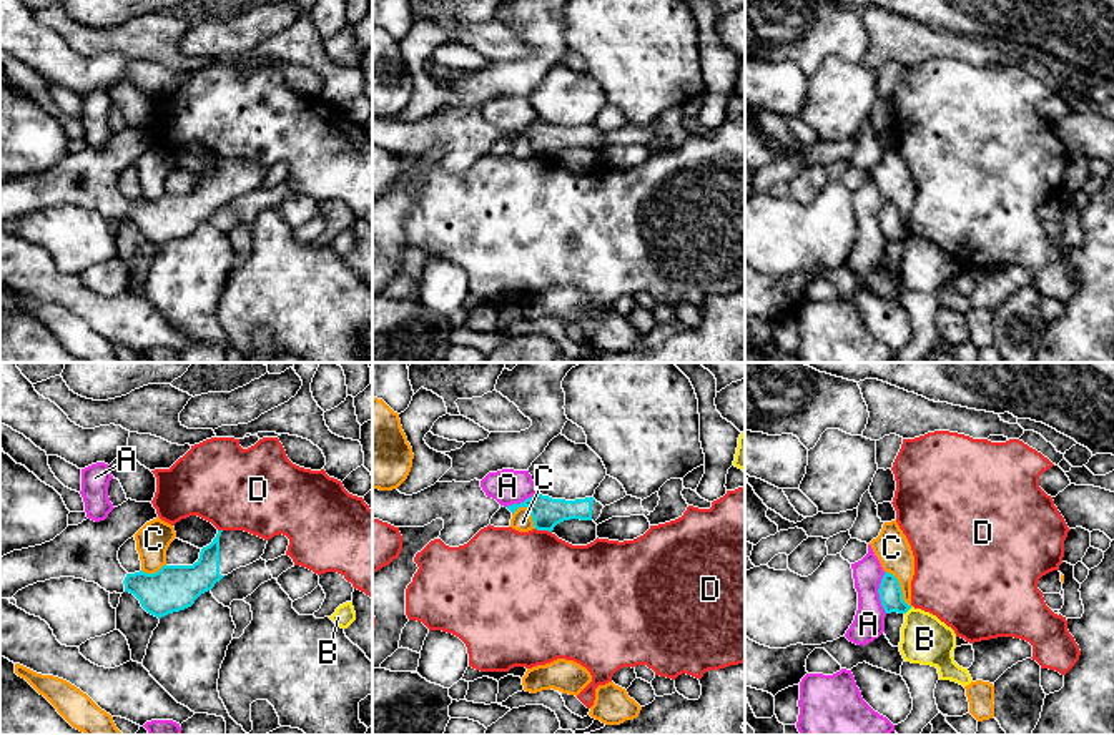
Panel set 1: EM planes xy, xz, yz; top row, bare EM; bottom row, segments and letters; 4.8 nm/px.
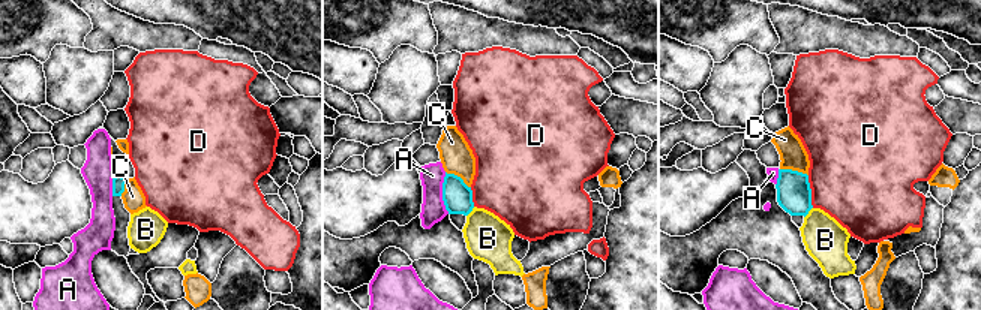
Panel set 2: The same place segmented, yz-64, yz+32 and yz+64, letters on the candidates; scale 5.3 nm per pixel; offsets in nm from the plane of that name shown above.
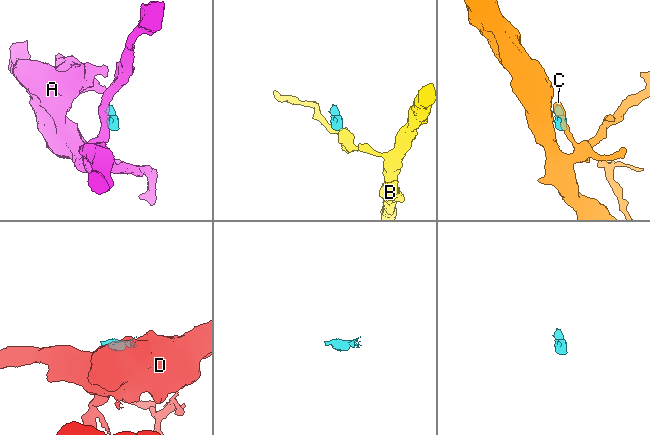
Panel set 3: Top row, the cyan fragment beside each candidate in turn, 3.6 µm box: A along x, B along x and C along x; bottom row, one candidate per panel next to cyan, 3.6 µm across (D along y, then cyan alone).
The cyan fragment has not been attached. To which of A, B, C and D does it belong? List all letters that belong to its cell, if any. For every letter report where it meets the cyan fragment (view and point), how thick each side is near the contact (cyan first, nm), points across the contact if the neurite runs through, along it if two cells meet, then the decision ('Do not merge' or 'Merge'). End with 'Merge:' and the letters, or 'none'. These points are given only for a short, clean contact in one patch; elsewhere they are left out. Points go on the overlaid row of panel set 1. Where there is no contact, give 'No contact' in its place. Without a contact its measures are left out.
A: Touches cyan at yz (878, 592). Thickness 110 nm (cyan) against 150 nm. Boundary: yz (883, 572), (878, 599), (887, 612). Do not merge
B: Touches cyan at yz (908, 609). Thickness 110 nm (cyan) against 240 nm. Boundary: yz (911, 607), (905, 614). Do not merge
C: Touches cyan at yz (900, 587). Thickness 110 nm (cyan) against 170 nm. Boundary: yz (885, 571), (897, 579), (902, 597), (911, 606). Do not merge
D: Touches cyan at xz (544, 529). Thickness 150 nm (cyan) against 460 nm. Do not merge
Merge: none

